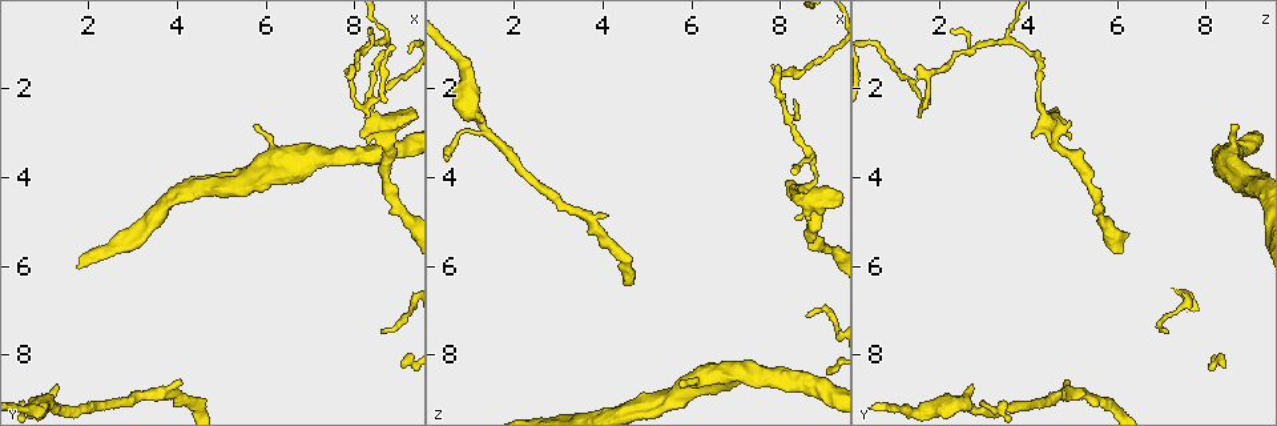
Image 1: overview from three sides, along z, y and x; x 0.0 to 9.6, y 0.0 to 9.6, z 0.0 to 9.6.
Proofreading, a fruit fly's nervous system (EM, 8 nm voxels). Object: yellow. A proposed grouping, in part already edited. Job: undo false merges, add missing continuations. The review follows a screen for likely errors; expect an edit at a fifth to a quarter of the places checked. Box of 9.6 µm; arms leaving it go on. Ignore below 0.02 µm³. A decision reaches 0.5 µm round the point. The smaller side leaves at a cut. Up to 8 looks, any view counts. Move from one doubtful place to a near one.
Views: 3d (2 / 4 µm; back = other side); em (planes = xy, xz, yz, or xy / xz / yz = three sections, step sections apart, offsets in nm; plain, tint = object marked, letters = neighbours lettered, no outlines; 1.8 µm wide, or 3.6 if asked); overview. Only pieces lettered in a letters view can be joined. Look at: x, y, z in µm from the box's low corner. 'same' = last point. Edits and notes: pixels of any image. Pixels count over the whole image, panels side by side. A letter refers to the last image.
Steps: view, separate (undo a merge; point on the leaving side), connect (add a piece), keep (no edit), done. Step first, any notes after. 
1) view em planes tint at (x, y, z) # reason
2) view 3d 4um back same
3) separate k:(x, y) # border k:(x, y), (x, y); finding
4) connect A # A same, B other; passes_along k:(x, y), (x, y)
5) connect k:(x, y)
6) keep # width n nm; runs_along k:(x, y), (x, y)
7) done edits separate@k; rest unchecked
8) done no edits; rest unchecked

view 3d 4um at (8.60, 2.95, 4.65) # arms part here

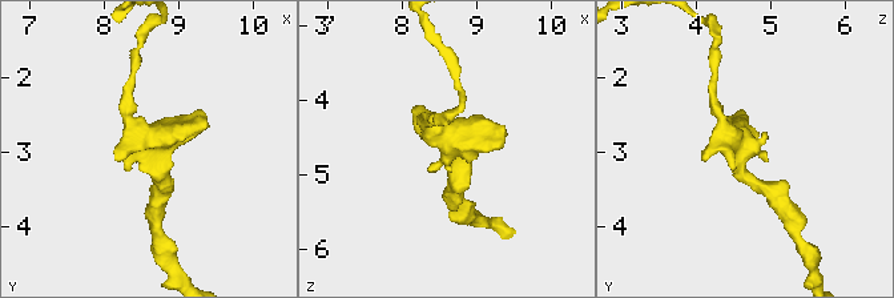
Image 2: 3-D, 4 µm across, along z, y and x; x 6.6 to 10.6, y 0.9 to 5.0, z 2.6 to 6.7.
view em planes tint at (8.70, 2.90, 4.55)

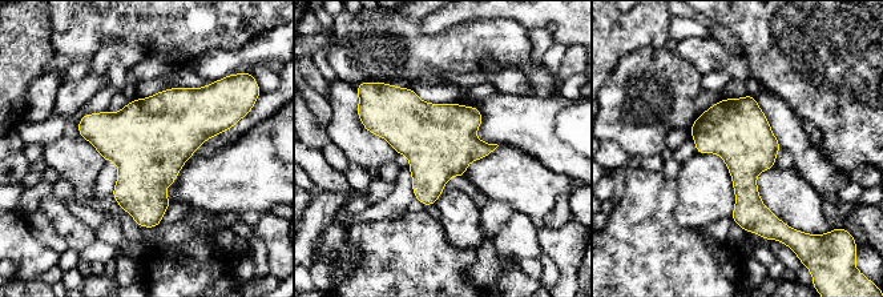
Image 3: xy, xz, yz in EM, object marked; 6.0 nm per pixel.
view em planes letters same # see the neighbours

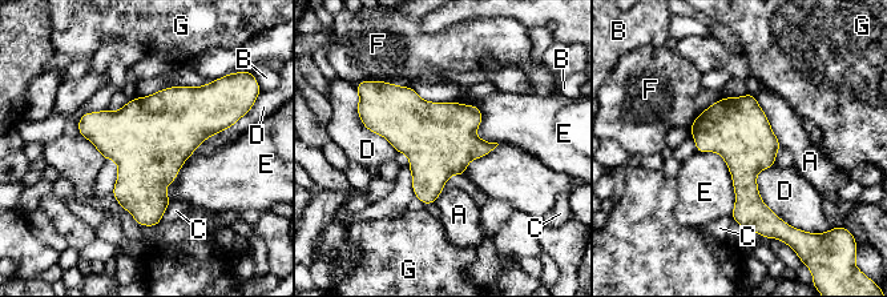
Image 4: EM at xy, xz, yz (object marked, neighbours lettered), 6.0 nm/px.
keep # longest_contact E 440 nm; A other, B other, C other, D other, E other, F other, G other; border 4:(697, 151), (724, 160), (732, 215); one neuron here

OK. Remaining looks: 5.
view em xy step 4 plain at (8.10, 2.45, 1.65) # sharp bend

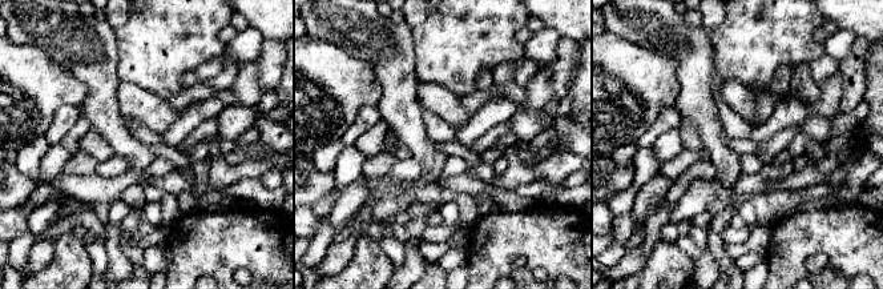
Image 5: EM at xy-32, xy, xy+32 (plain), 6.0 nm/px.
view em xy step 4 tint same # with the object marked

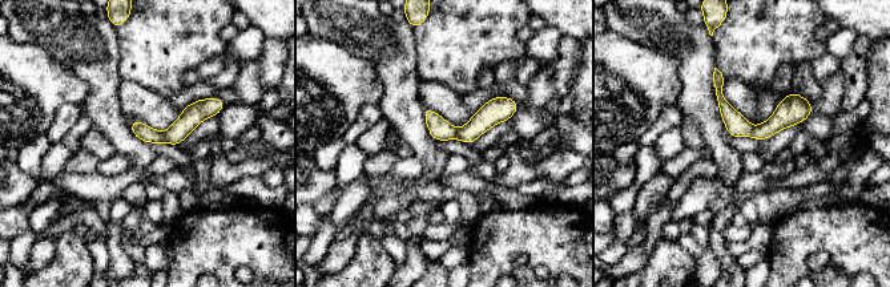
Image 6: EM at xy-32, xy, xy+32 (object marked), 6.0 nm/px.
view em xy step 4 letters same # see the neighbours

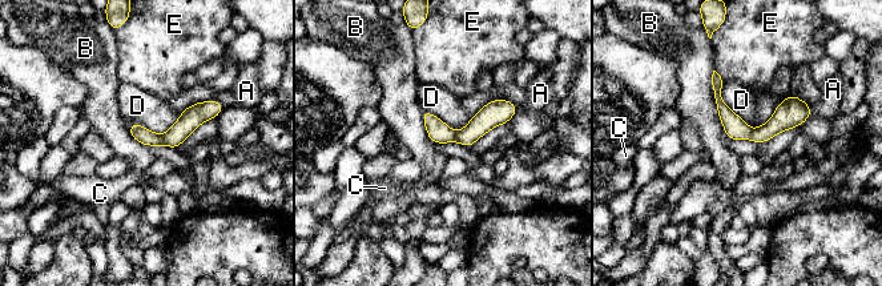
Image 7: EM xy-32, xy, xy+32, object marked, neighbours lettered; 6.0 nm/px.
separate 7:(193, 116) # width 110 nm; A other, B other, C other, D other, E other; a second neuron is stuck on

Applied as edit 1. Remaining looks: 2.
done edits separate@7; rest unchecked

